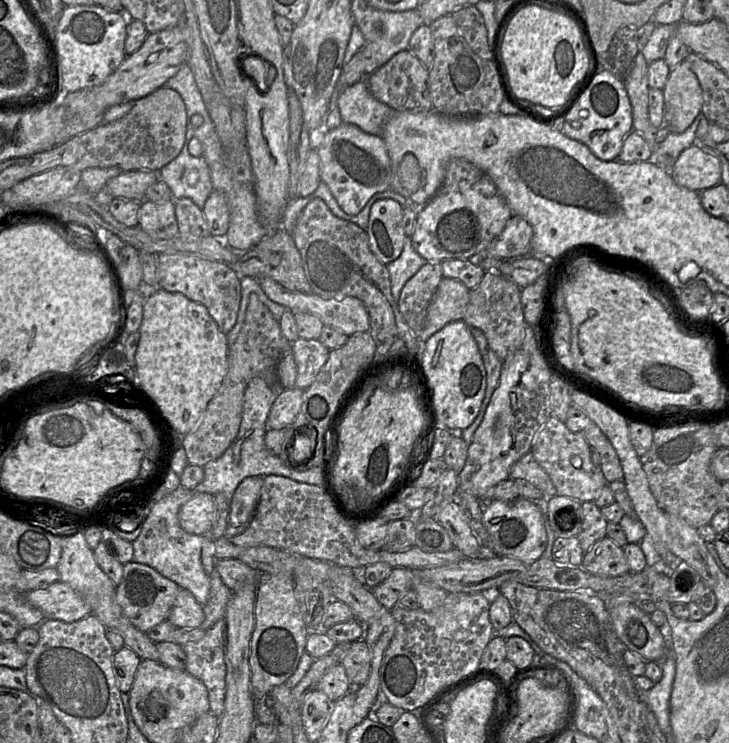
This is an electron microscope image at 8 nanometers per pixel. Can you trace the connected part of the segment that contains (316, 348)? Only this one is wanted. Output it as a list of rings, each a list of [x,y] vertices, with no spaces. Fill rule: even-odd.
[[[299,338],[291,346],[297,365],[295,387],[300,390],[306,390],[312,385],[325,365],[330,350],[318,339],[306,340]]]

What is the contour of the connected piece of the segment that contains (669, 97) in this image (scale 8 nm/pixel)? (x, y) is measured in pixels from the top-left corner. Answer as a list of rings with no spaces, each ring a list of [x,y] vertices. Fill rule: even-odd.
[[[687,61],[671,68],[662,89],[664,97],[664,125],[669,133],[682,133],[701,113],[702,90]]]

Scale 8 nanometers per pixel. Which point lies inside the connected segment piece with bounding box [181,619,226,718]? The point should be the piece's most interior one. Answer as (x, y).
(205, 659)

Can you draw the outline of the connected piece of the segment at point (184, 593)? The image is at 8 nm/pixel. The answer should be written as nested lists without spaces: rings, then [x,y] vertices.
[[[180,589],[167,620],[176,628],[198,628],[204,621],[203,605],[186,589]]]

